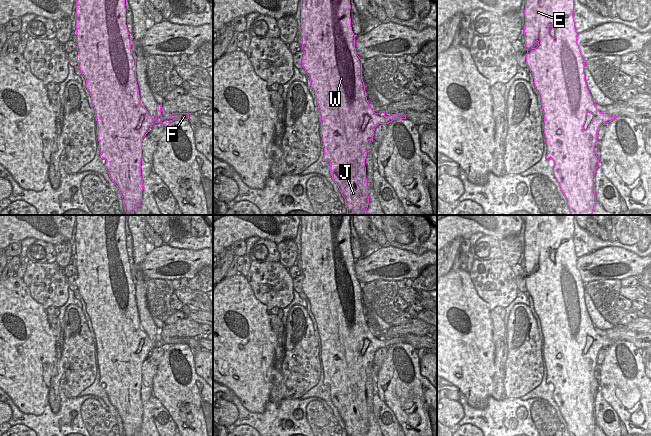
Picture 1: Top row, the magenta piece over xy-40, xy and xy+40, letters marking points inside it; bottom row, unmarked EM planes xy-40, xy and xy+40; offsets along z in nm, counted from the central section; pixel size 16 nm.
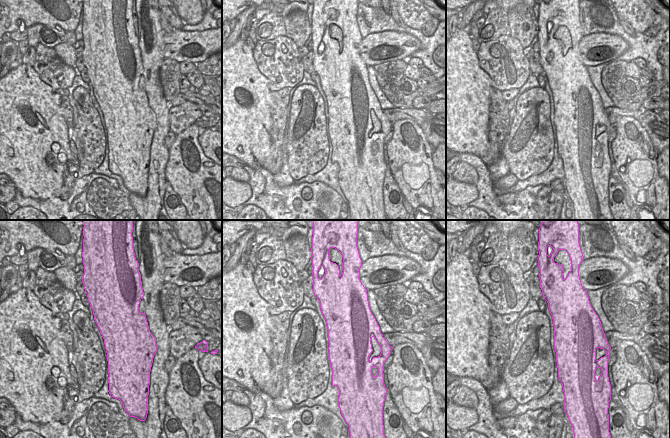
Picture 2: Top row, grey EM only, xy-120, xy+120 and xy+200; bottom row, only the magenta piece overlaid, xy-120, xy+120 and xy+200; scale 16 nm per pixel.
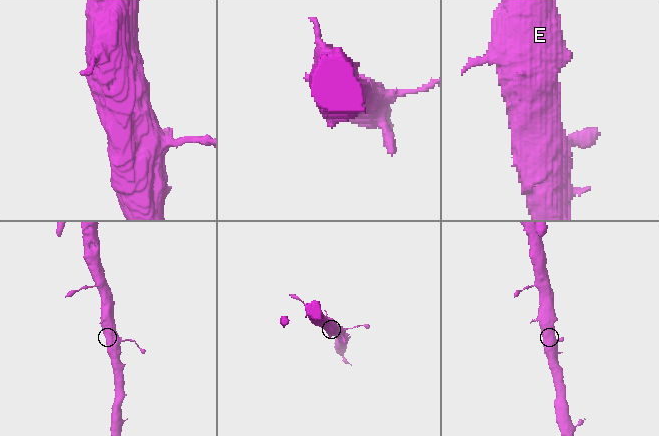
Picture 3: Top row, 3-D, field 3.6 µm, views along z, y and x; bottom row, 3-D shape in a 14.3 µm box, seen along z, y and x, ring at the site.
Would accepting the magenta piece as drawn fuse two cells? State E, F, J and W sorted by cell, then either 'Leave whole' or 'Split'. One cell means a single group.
Groups: E F J W. Leave whole

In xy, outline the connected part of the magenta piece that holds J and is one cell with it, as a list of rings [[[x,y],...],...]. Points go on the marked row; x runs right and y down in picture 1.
[[[301,0],[300,32],[304,51],[302,67],[310,78],[310,86],[317,100],[324,148],[323,161],[330,161],[330,173],[345,199],[347,215],[366,215],[369,204],[365,167],[366,144],[369,140],[373,142],[374,131],[379,124],[406,119],[406,115],[396,113],[386,116],[384,110],[375,113],[370,108],[362,79],[362,59],[356,53],[350,9],[350,0]]]

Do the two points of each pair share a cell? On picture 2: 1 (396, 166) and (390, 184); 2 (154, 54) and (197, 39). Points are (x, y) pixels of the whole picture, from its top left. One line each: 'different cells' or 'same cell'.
1: different cells
2: different cells

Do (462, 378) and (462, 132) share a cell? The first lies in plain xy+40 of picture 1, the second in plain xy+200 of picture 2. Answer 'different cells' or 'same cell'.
same cell

